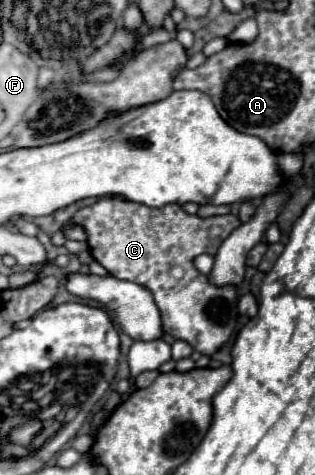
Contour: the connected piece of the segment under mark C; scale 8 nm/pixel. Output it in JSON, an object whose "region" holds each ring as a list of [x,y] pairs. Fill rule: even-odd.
{"region":[[[106,197],[96,201],[90,207],[80,209],[72,221],[80,227],[86,229],[88,235],[88,249],[92,257],[116,279],[126,279],[138,285],[144,285],[152,295],[154,301],[160,309],[162,315],[162,329],[164,333],[172,335],[174,339],[182,339],[190,343],[198,353],[202,355],[214,355],[232,335],[236,327],[236,303],[238,303],[238,293],[236,285],[224,285],[218,287],[210,283],[210,279],[202,273],[196,271],[194,267],[194,257],[202,253],[216,253],[220,243],[234,231],[232,221],[238,221],[234,215],[220,215],[220,217],[198,217],[198,215],[188,215],[180,205],[164,205],[160,209],[146,207],[140,203],[116,199],[116,197]],[[174,267],[182,269],[182,277],[176,279],[170,275]]]}

